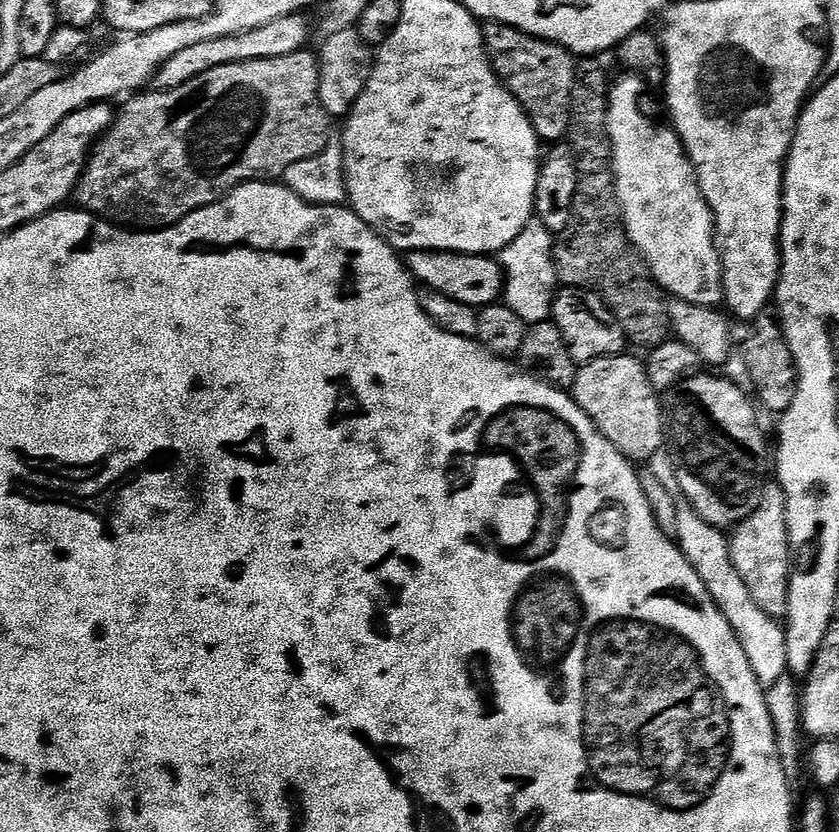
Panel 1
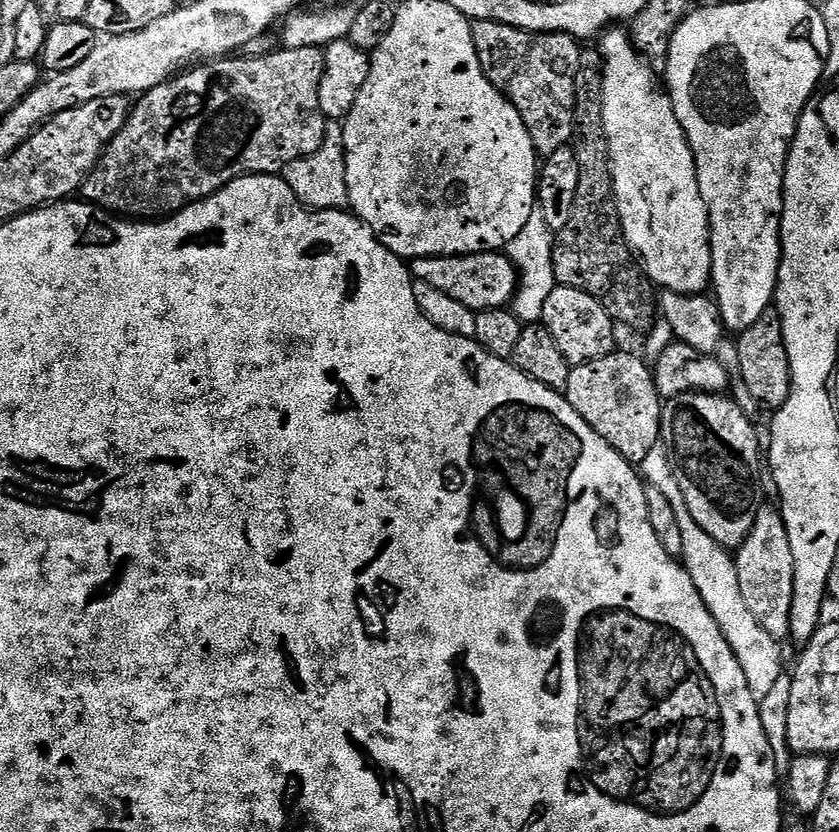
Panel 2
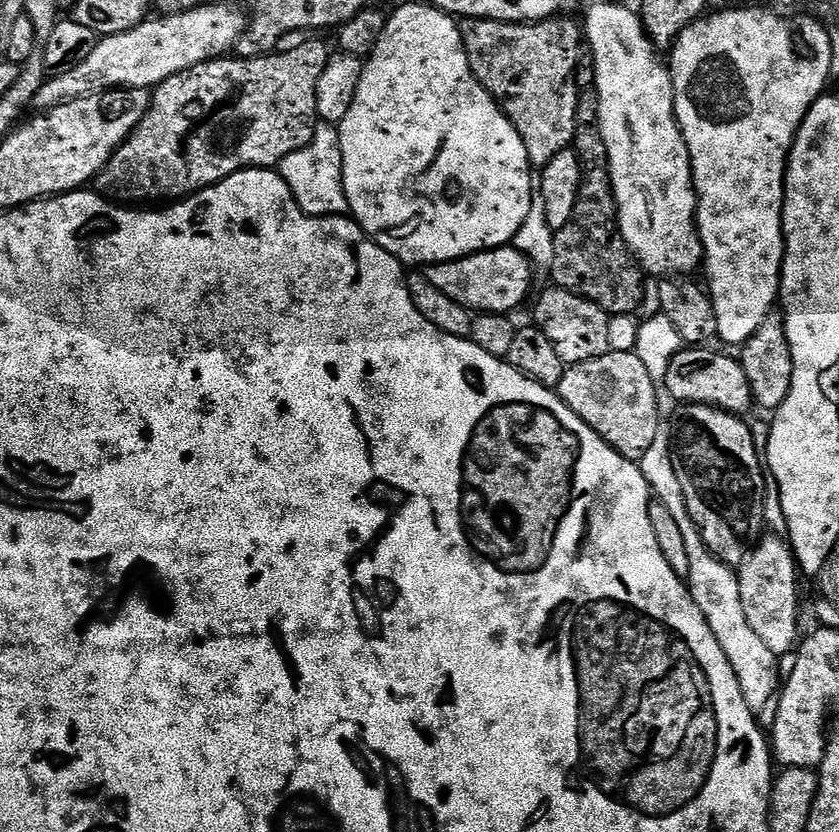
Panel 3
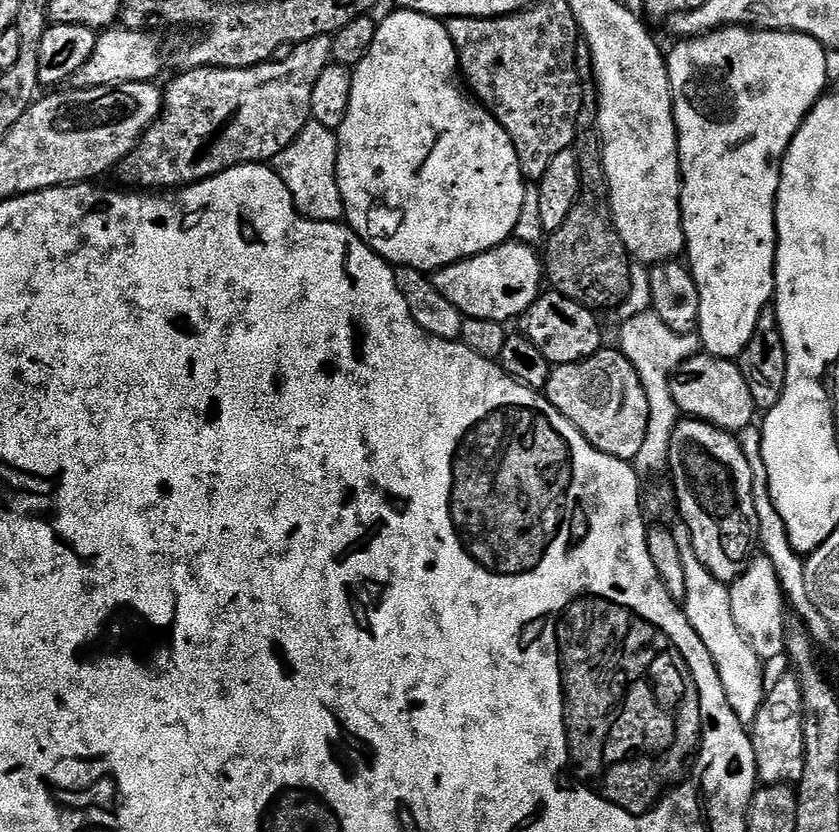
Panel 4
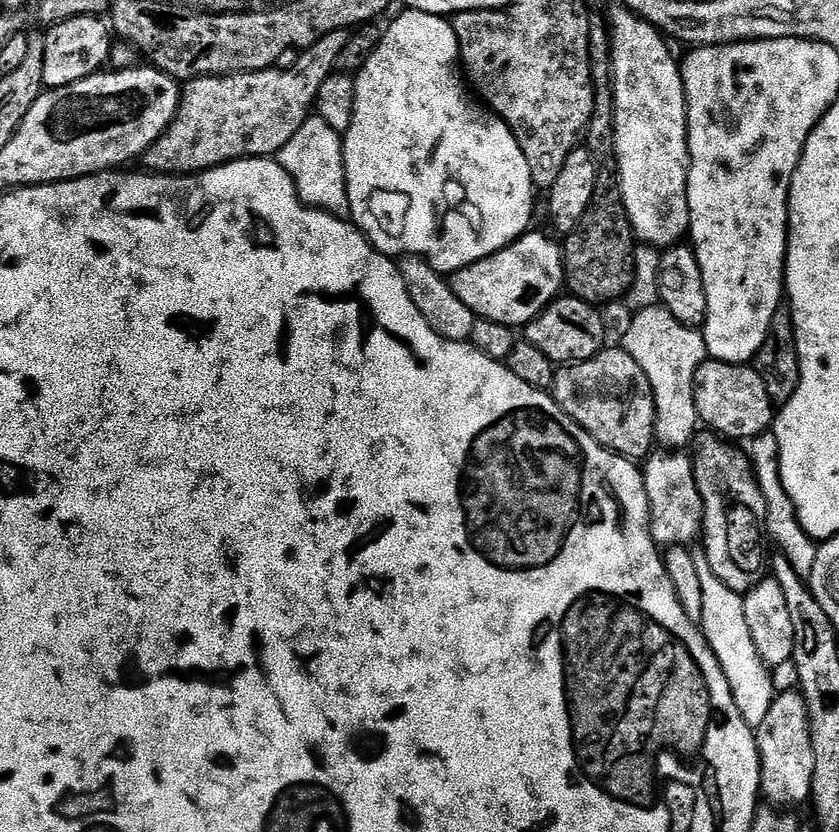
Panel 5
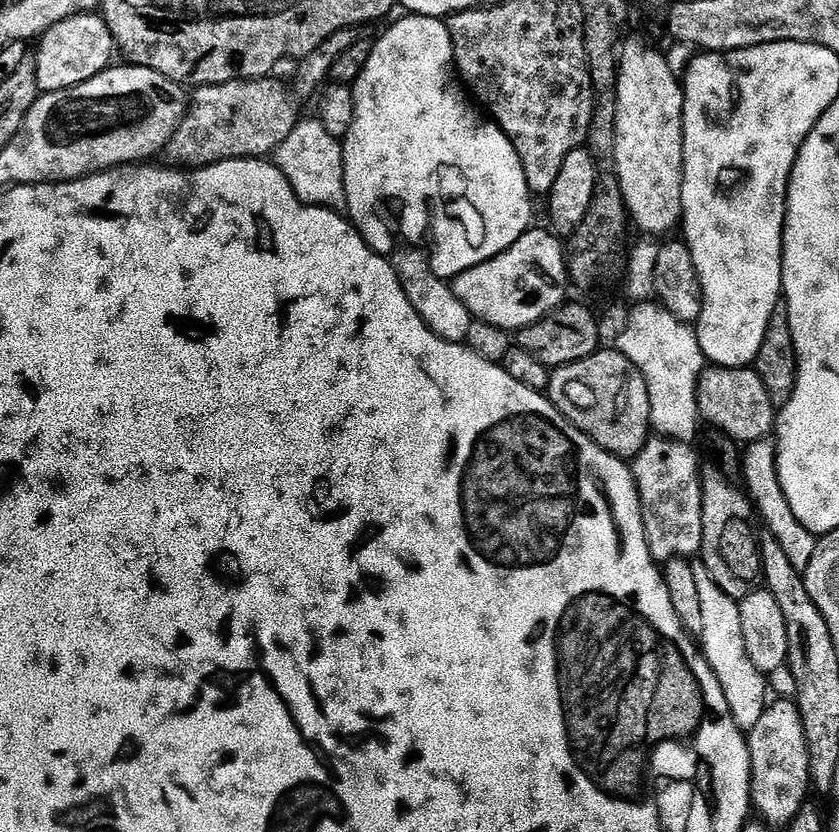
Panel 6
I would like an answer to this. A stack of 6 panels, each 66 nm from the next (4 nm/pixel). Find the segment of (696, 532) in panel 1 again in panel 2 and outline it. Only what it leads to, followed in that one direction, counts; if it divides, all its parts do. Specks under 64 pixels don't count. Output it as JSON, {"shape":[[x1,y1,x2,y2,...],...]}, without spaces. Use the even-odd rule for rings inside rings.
{"shape":[[687,506,682,510,682,514,678,514,678,518,682,518,682,522,689,522,680,524,684,535,682,542,684,568,690,574,694,586,698,586,698,594,702,594,702,602,706,602,714,622,718,622,718,626,722,630,726,642,730,642,730,650,734,650,734,654,742,666,742,674,746,674,746,682,750,685,750,694,754,694,754,698,759,702,766,697,779,676,786,672,784,660,780,657,781,641,766,634,766,630,762,630,758,618,754,618,754,614,750,614,750,606,746,606,746,602,742,598,742,586,738,582,738,570,733,553,718,542,714,542,714,538,710,538,710,534,703,532,692,521,690,509]]}

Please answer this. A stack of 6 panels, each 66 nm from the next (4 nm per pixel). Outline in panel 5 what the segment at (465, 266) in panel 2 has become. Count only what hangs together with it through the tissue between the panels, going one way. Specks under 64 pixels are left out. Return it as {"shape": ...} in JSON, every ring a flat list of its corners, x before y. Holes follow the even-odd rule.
{"shape":[[529,230,493,256,451,273,450,283,454,294,479,319,523,326,561,295,566,284,564,254,557,241,555,244,550,237]]}

